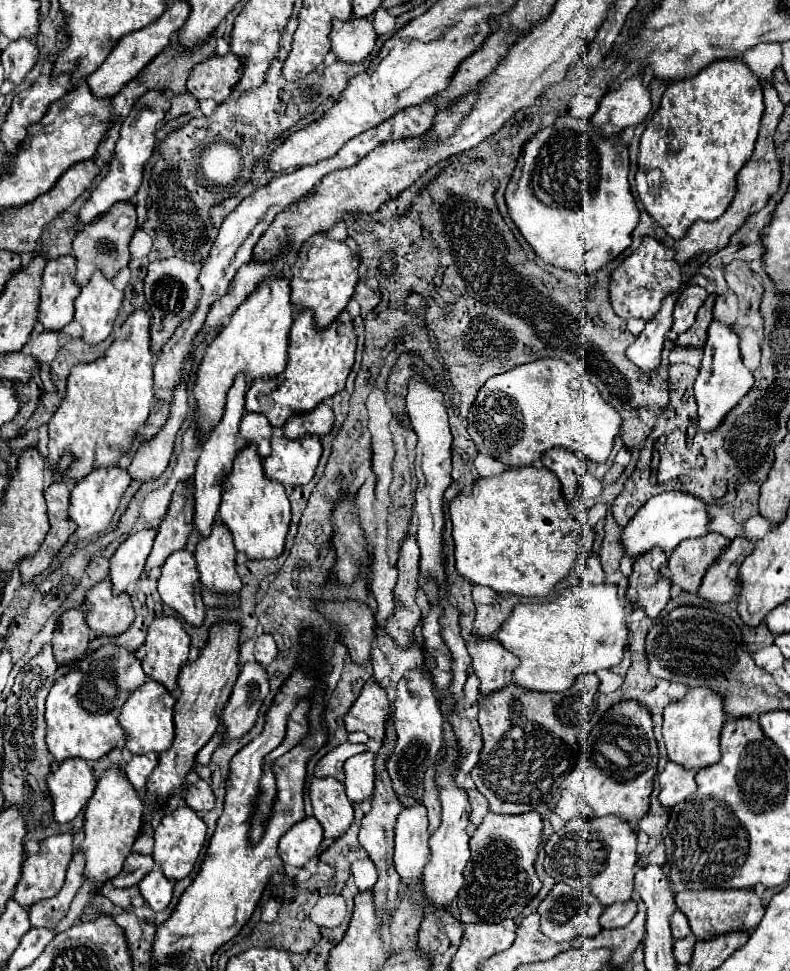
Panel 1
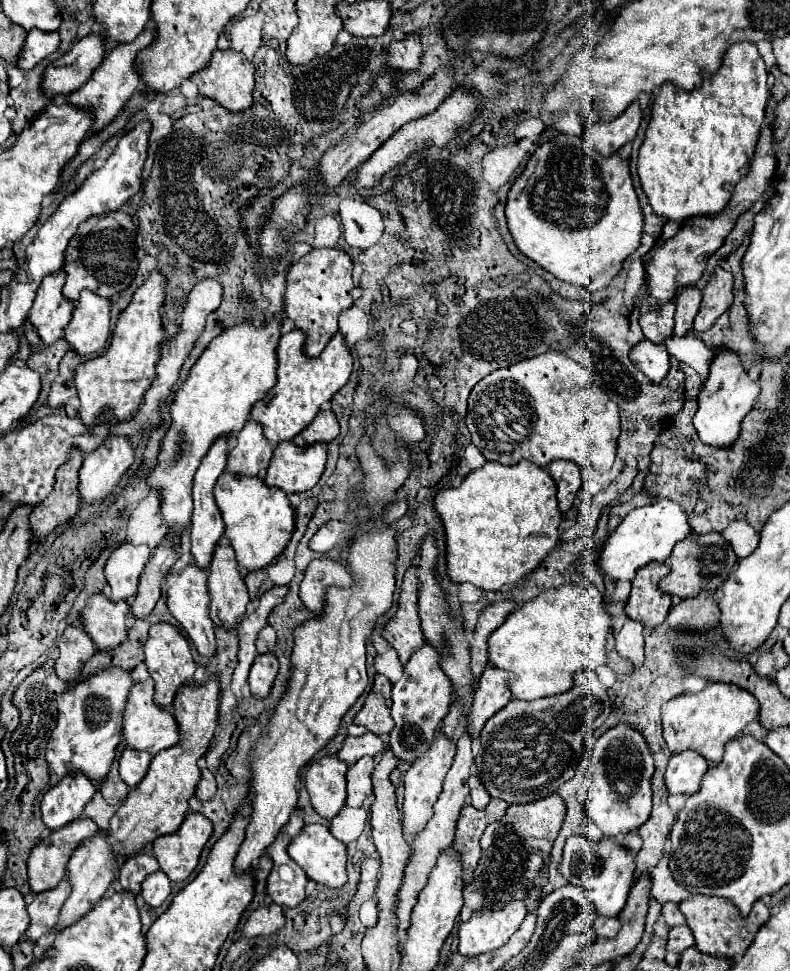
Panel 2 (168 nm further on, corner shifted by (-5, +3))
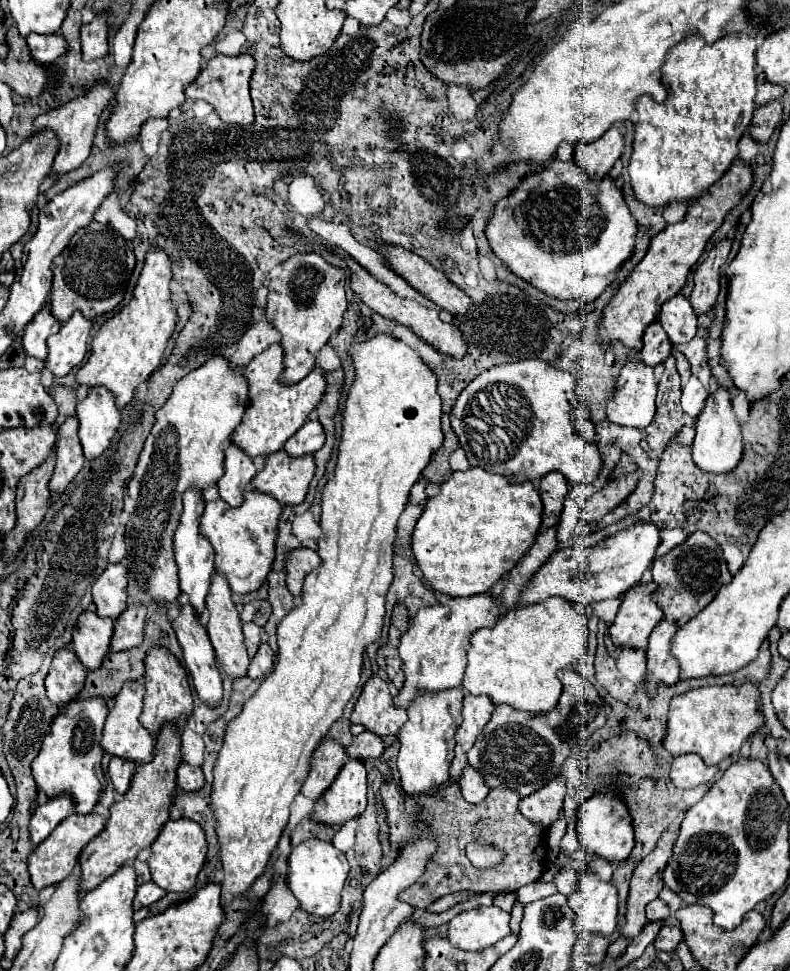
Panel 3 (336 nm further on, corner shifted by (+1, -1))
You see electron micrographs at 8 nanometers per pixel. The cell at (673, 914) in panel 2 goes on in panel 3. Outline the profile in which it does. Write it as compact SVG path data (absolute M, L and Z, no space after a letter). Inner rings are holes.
M656 898L646 906L646 918L650 922L668 922L670 920L670 908L660 898Z

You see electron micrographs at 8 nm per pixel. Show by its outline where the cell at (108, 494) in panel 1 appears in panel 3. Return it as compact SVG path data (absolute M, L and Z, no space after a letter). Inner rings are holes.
M88 390L86 398L78 402L76 414L80 420L80 442L84 448L84 456L88 462L100 458L120 426L120 414L114 406L114 398L110 398L108 390Z

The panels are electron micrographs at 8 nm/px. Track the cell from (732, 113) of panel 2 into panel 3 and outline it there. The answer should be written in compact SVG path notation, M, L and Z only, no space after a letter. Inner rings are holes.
M726 34L714 44L690 36L682 40L678 48L670 50L662 70L668 98L662 104L654 102L652 96L638 98L634 152L628 166L636 198L652 208L666 208L670 202L692 202L708 194L738 156L738 142L748 130L754 114L756 42L746 34Z

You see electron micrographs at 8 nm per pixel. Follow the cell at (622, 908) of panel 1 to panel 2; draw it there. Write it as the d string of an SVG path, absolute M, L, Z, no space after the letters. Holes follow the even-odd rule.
M598 916L592 922L592 930L596 932L598 938L614 938L620 930L620 920L618 918L602 918Z

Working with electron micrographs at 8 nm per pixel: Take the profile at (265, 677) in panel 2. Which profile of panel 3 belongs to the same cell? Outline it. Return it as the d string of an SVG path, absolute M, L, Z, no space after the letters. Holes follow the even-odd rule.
M262 642L258 654L250 660L250 666L248 666L248 678L250 680L256 680L256 678L264 678L274 666L274 652L272 648L268 646L268 642Z

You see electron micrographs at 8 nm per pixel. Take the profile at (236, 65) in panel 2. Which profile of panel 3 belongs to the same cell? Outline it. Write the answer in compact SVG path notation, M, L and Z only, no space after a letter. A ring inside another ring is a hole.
M216 54L198 74L198 78L186 86L186 96L192 100L206 100L214 106L218 116L230 124L252 124L254 122L254 108L248 92L248 80L254 72L254 58L250 54L240 56L224 56Z

